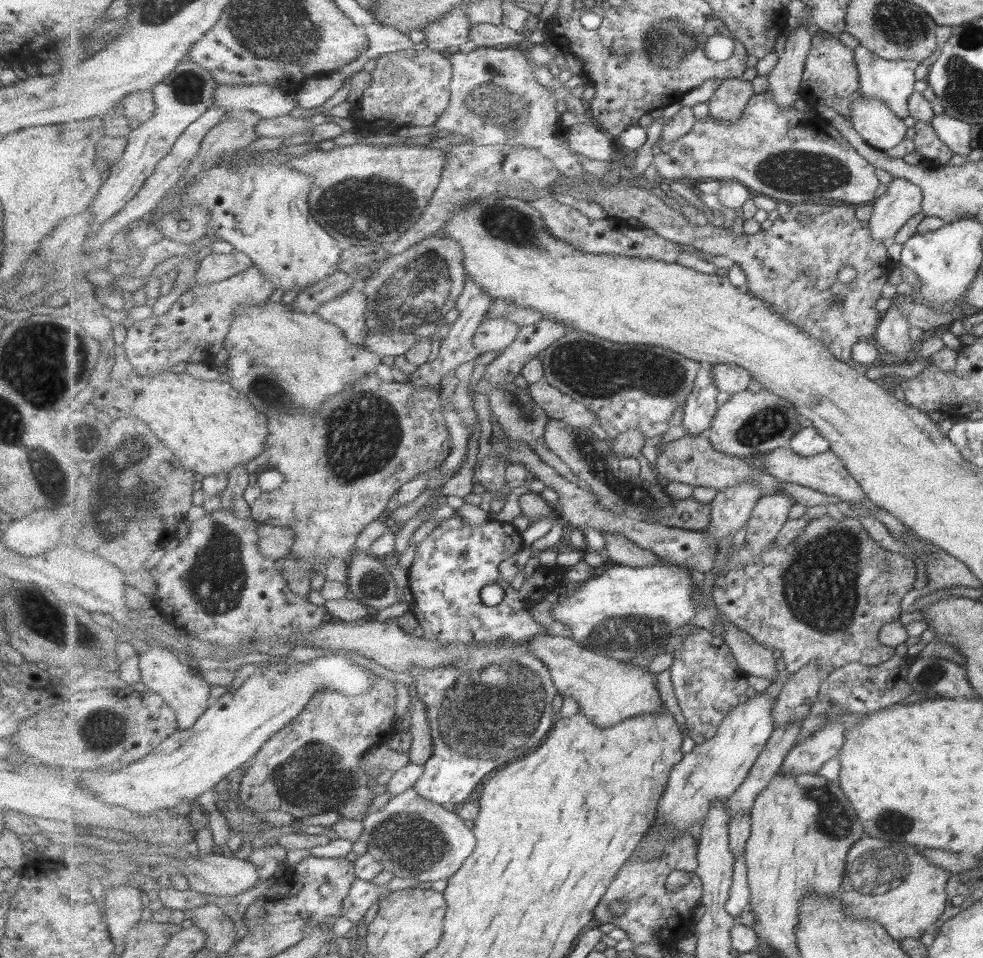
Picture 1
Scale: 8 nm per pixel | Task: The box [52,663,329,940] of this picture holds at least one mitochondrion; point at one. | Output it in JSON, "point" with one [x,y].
{"point":[108,726]}

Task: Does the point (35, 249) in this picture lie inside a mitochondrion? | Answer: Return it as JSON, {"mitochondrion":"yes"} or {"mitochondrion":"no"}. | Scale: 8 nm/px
{"mitochondrion":"no"}

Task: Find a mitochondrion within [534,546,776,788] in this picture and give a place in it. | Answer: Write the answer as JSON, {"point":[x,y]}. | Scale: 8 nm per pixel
{"point":[640,630]}

